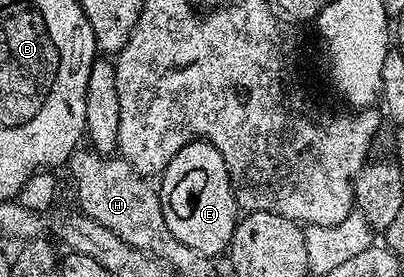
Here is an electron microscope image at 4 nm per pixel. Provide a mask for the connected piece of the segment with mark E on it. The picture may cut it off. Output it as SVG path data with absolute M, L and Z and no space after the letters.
M204 139L183 145L159 176L159 194L167 229L171 229L187 249L195 249L202 257L214 257L228 248L239 222L239 208L227 165L215 145Z

